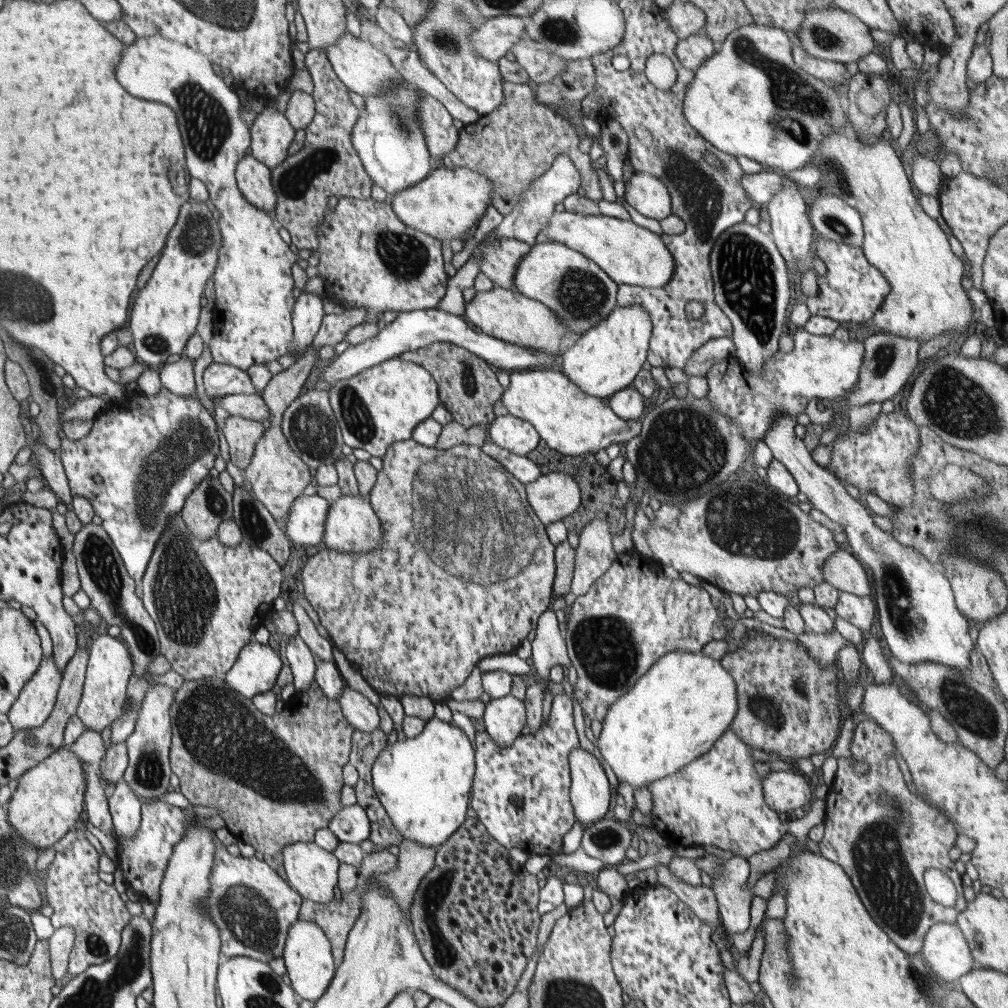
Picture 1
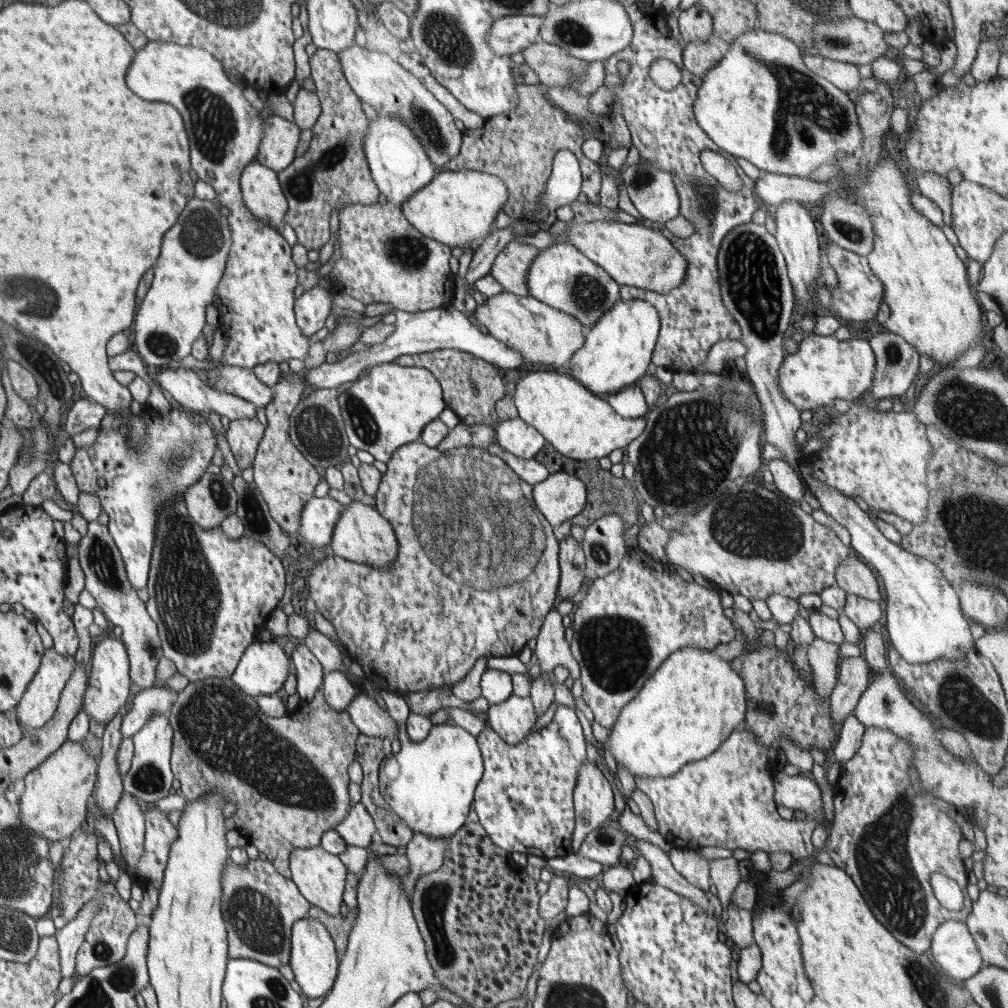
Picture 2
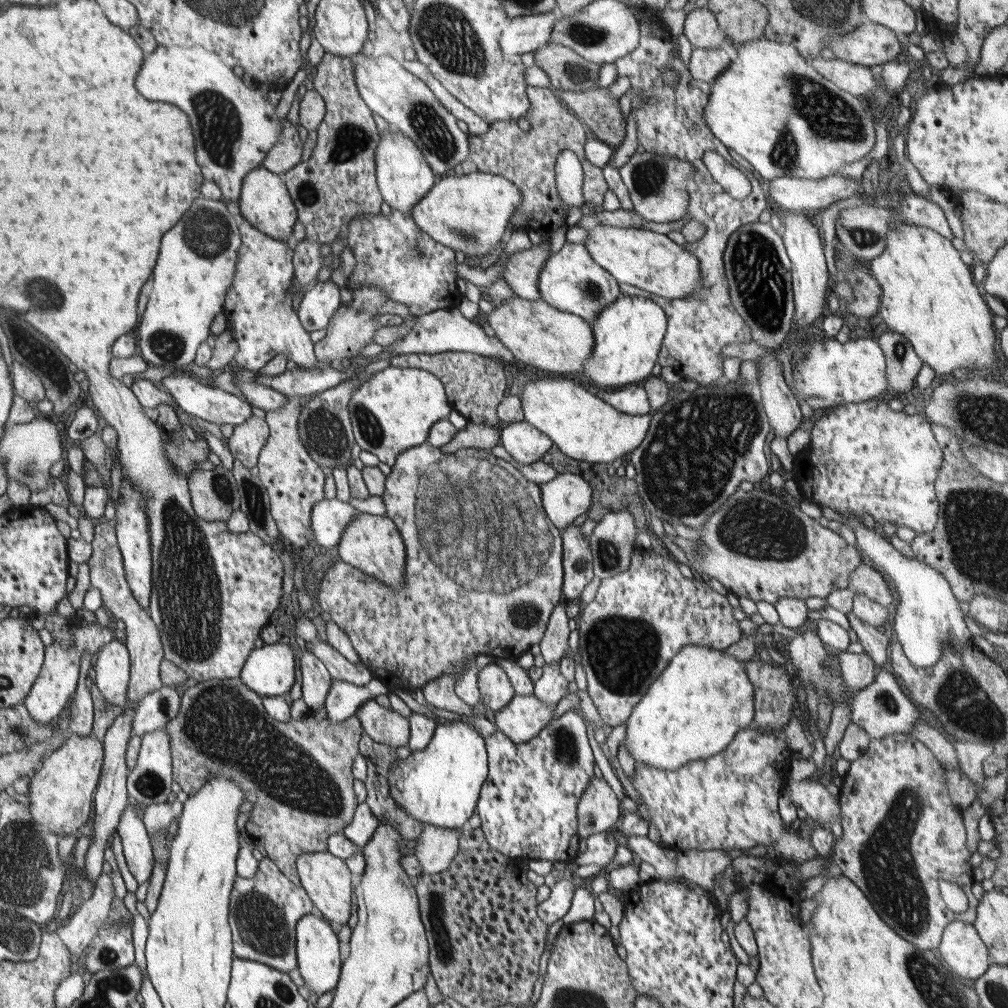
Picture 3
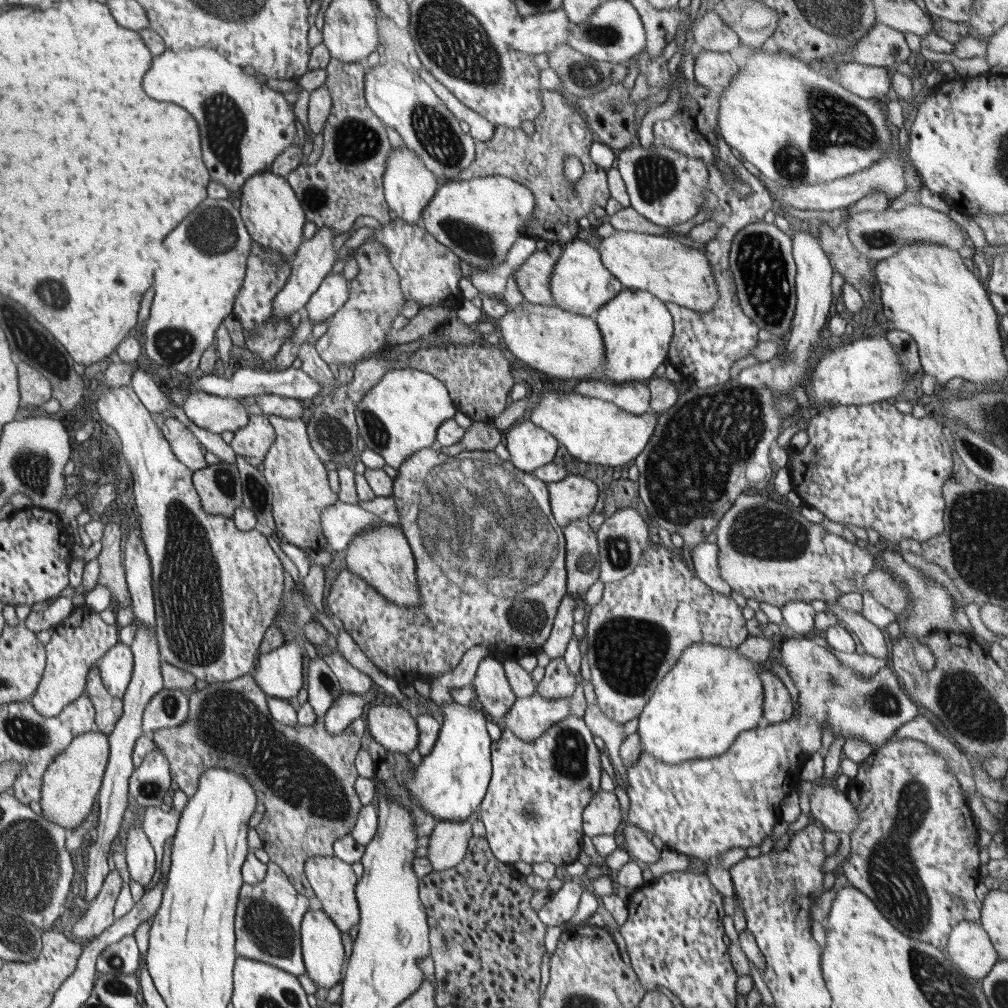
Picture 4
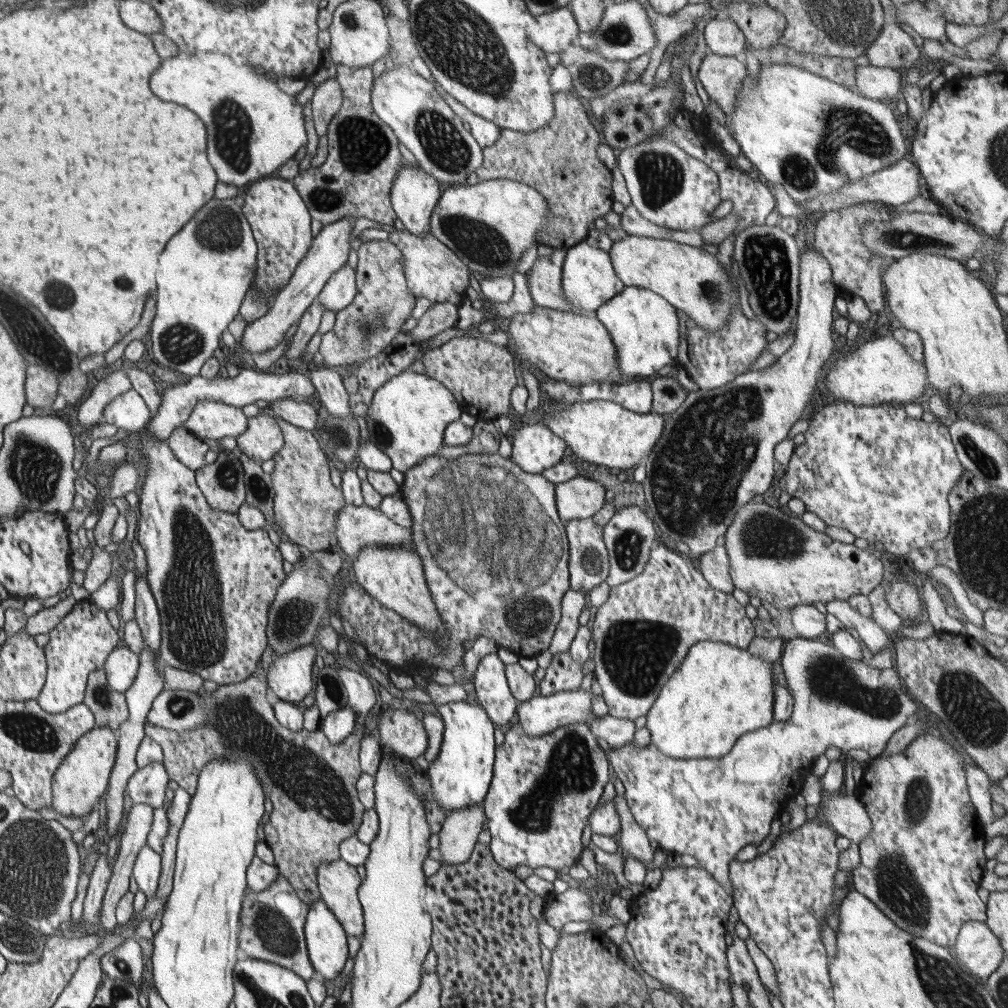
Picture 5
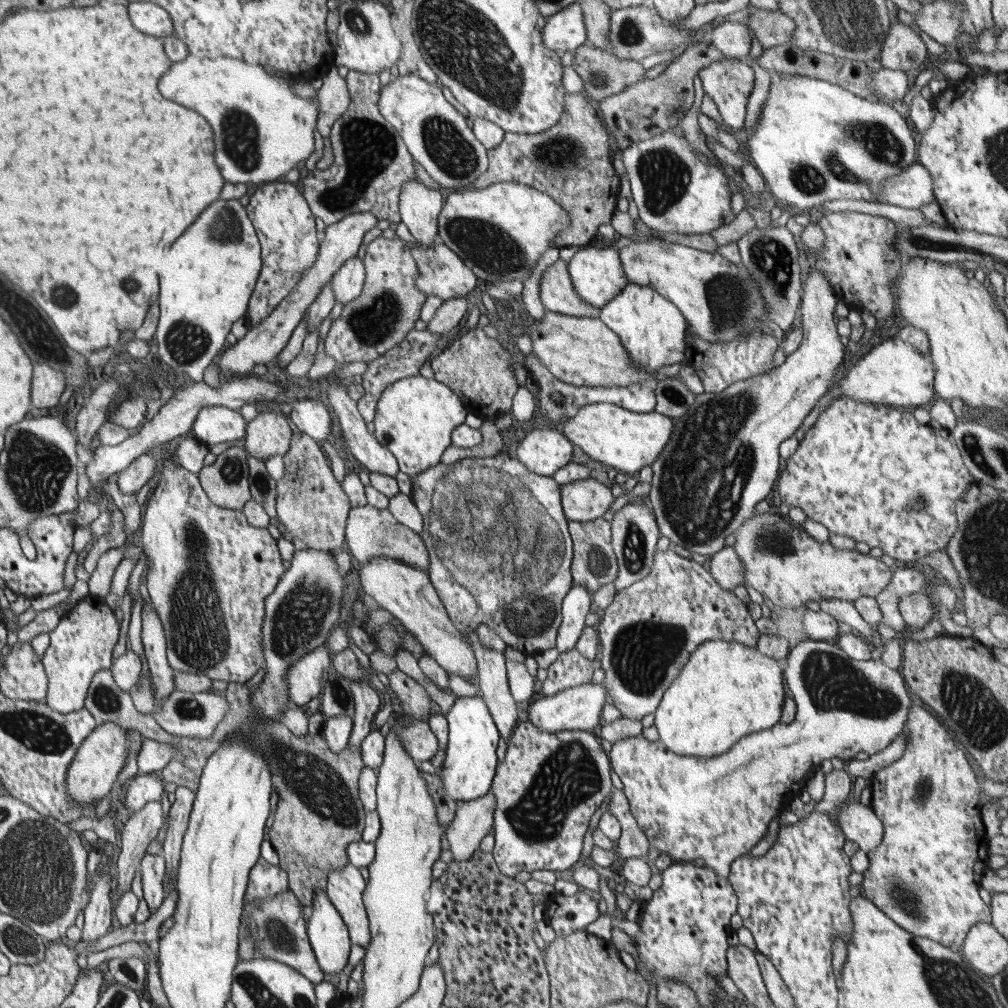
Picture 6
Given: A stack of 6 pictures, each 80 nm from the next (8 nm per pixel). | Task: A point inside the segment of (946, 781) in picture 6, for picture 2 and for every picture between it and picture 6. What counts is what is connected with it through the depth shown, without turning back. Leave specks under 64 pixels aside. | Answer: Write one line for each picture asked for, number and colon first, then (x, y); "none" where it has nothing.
2: (889, 839)
3: (902, 833)
4: (915, 847)
5: (921, 864)

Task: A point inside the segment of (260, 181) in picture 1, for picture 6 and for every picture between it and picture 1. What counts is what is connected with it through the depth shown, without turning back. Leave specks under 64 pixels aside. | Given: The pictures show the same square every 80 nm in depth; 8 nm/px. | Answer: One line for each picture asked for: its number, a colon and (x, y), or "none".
2: (260, 186)
3: (265, 203)
4: (274, 217)
5: (280, 221)
6: (285, 225)

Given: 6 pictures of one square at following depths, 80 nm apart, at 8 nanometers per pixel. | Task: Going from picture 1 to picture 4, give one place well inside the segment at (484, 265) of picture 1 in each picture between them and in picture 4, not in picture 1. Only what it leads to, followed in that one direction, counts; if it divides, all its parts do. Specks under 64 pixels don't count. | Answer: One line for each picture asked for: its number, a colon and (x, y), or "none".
2: (510, 268)
3: (522, 271)
4: (533, 278)

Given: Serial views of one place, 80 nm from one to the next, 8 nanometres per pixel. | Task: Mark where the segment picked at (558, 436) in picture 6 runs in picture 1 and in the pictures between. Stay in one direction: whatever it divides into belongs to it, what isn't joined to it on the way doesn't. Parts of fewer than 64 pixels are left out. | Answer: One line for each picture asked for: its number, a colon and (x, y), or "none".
1: (518, 436)
2: (515, 436)
3: (526, 444)
4: (530, 447)
5: (536, 448)

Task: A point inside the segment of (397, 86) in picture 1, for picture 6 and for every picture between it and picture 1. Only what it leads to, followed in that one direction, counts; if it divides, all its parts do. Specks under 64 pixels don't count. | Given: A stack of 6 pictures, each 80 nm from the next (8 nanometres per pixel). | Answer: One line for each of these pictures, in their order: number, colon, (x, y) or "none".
2: (400, 167)
3: (404, 177)
4: (408, 186)
5: (414, 195)
6: (419, 206)

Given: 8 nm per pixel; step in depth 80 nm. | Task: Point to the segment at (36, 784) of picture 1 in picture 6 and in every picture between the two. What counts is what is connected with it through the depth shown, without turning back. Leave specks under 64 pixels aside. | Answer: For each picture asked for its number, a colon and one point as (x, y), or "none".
2: (53, 804)
3: (62, 788)
4: (69, 788)
5: (84, 775)
6: (103, 755)

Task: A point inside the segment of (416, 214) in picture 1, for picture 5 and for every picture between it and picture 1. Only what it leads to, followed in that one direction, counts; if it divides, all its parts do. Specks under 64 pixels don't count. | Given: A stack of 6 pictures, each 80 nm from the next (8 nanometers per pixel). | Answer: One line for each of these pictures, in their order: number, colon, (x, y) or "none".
2: (458, 208)
3: (468, 213)
4: (480, 219)
5: (489, 225)

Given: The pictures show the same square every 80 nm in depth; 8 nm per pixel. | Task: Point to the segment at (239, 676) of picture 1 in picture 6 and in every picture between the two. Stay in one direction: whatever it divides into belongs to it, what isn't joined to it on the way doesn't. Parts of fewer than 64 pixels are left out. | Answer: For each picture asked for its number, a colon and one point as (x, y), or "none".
2: (263, 670)
3: (271, 670)
4: (280, 673)
5: (291, 677)
6: (305, 676)

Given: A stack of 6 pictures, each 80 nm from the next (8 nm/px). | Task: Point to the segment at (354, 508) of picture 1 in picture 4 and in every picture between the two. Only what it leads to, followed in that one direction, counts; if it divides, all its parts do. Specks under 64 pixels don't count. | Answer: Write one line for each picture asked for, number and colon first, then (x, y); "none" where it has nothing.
2: (362, 534)
3: (372, 543)
4: (381, 555)

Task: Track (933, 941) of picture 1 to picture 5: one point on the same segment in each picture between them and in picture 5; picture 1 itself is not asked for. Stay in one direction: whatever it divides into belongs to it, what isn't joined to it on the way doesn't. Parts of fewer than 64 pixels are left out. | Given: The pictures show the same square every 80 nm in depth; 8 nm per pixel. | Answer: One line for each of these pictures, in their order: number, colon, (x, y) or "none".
2: (953, 949)
3: (961, 948)
4: (969, 947)
5: (978, 949)

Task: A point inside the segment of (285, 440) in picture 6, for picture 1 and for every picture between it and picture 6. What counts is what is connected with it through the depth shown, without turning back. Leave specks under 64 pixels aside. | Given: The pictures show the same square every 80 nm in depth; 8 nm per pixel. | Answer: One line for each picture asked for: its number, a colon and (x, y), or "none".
1: (242, 434)
2: (244, 436)
3: (248, 439)
4: (252, 442)
5: (263, 439)

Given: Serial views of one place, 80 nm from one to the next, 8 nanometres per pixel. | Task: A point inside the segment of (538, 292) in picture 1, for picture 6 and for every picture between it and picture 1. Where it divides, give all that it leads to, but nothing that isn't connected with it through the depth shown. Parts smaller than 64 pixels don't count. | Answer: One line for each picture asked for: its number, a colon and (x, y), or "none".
2: (561, 276)
3: (571, 281)
4: (580, 283)
5: (588, 278)
6: (596, 274)

